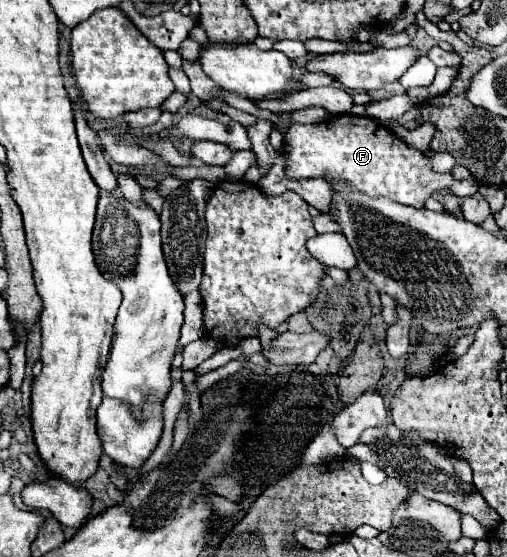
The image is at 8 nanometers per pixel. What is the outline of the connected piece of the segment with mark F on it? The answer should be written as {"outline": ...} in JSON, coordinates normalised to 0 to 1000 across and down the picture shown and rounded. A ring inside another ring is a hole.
{"outline":[[[667,206],[631,221],[580,221],[568,235],[564,260],[576,264],[572,300],[564,303],[572,321],[639,314],[686,321],[686,332],[730,354],[765,354],[813,372],[836,372],[836,361],[864,339],[901,338],[903,354],[927,352],[945,341],[933,320],[903,325],[888,311],[848,307],[844,285],[828,271],[809,268],[769,232],[730,210]]]}

